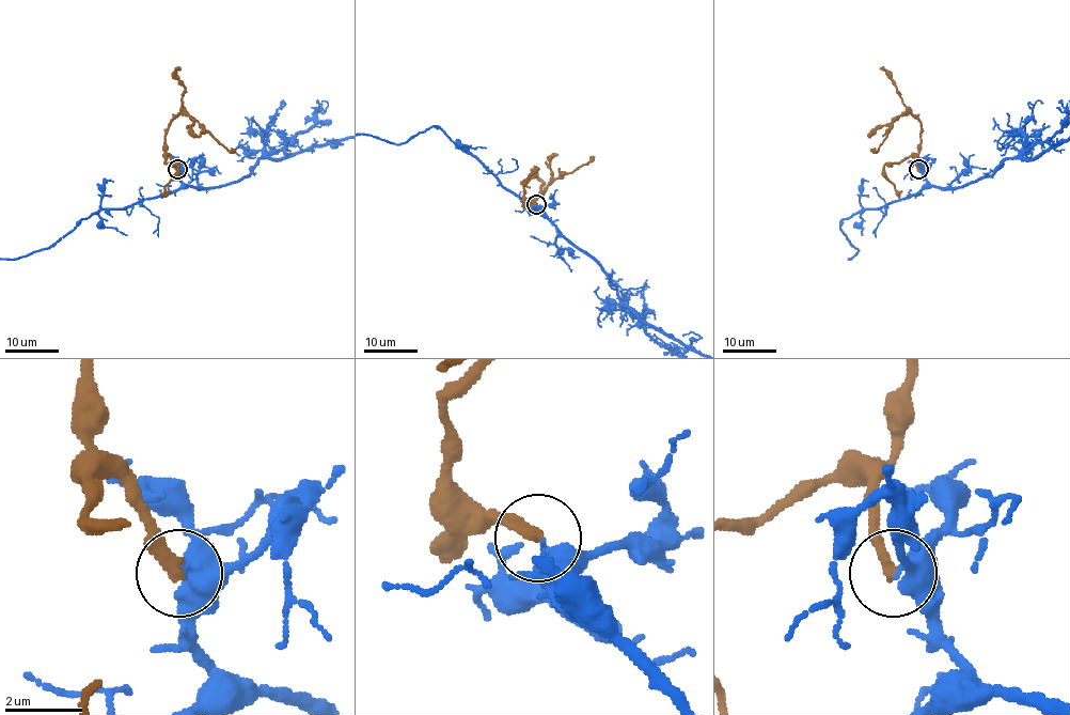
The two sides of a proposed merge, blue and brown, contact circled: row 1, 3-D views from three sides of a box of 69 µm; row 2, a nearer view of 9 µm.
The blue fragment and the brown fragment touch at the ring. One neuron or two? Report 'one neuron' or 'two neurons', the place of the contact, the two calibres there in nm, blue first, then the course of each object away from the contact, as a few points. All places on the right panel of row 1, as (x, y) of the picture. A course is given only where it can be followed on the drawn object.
two neurons | (918, 169) | 360/320 nm | brown via (918, 170), (916, 160), (919, 152), (922, 123), (909, 113), (901, 113), (879, 149), (870, 150)

